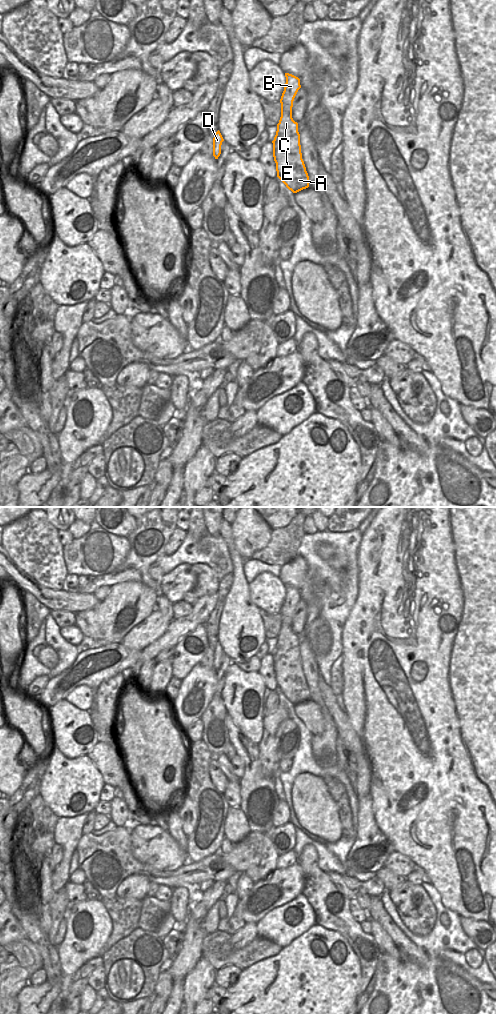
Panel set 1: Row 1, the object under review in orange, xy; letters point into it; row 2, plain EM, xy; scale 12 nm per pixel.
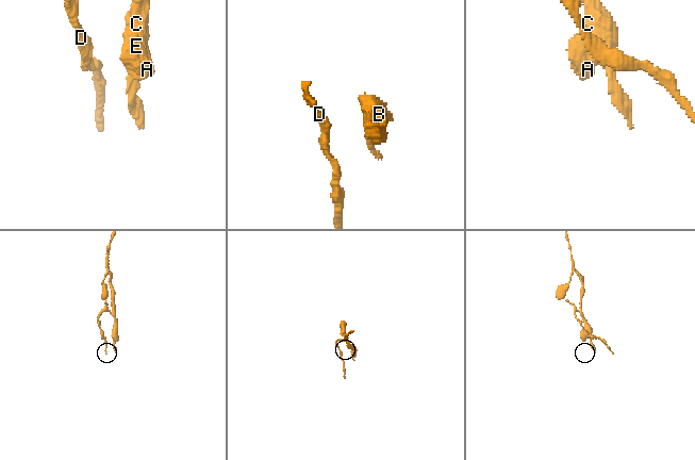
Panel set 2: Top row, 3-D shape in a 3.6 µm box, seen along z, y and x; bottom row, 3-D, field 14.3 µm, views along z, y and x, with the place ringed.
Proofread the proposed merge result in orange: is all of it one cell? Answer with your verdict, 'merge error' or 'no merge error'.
merge error

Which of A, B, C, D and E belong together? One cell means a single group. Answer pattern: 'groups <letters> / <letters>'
groups A C D E / B

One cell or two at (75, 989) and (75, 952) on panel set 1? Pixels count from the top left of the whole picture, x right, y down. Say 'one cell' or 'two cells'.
two cells

